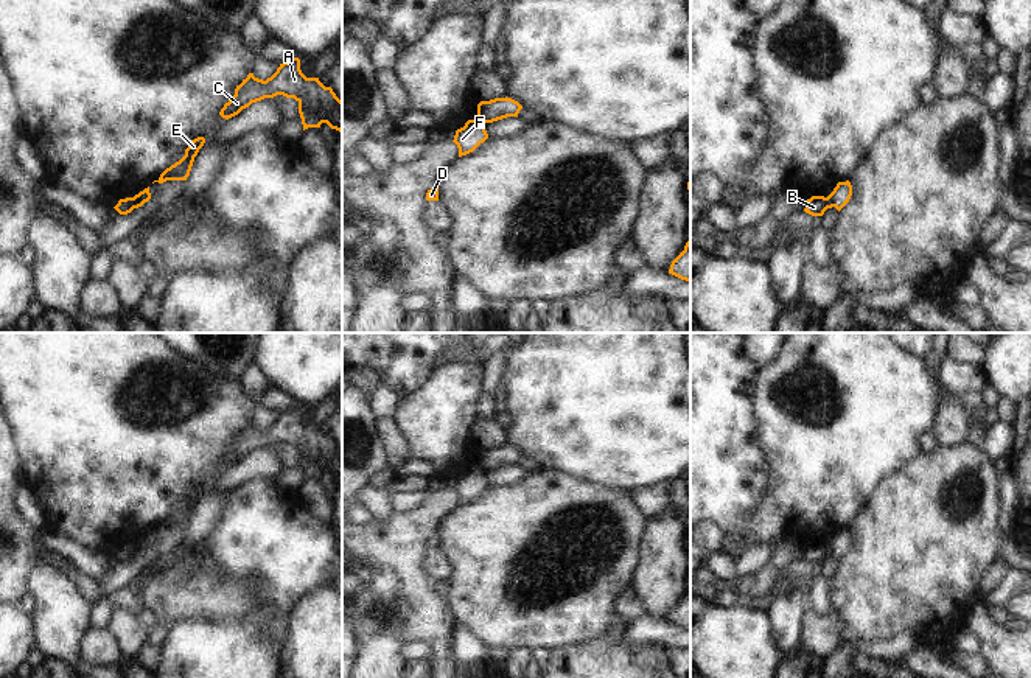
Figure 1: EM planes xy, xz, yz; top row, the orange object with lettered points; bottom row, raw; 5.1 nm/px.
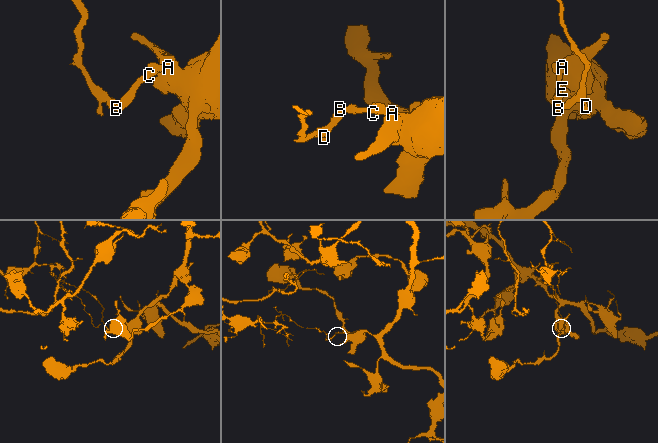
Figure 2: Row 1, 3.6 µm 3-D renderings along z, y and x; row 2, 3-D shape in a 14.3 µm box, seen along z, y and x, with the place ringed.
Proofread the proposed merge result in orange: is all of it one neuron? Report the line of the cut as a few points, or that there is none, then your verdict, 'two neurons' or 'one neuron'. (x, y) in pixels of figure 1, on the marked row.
cut in xy along (131, 198), (132, 209); two neurons

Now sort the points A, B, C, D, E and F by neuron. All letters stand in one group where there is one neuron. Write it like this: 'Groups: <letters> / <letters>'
Groups: A B C E / D F.

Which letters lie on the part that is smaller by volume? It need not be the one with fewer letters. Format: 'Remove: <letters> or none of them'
Remove: D, F

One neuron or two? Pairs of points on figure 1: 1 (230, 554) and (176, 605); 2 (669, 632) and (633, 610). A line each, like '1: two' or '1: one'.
1: two
2: two

